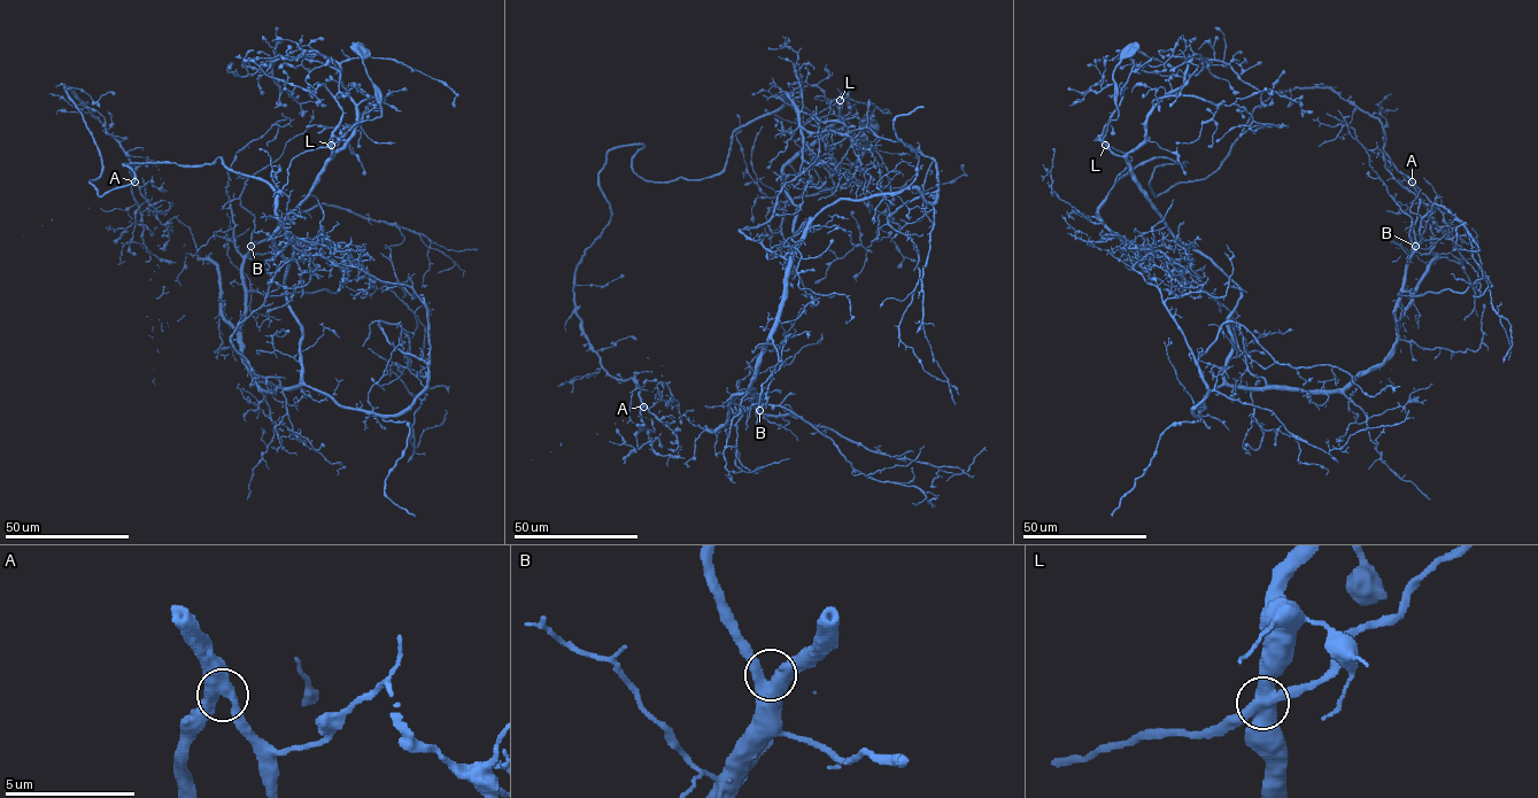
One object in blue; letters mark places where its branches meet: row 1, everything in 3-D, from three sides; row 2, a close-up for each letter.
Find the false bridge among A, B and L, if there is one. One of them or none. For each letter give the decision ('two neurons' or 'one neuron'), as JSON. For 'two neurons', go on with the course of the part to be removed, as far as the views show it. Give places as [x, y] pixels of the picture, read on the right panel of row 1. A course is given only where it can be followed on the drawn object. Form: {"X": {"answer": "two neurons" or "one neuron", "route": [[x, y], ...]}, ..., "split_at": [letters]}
{"A": {"answer": "one neuron"}, "B": {"answer": "one neuron"}, "L": {"answer": "two neurons", "route": [[1105, 145], [1131, 159], [1107, 195], [1187, 162], [1156, 196], [1273, 94], [1332, 88], [1463, 262]]}, "split_at": ["L"]}

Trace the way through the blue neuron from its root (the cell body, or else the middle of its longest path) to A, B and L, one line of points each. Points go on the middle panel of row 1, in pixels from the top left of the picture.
A: (871, 125), (890, 113), (842, 99), (801, 126), (787, 102), (701, 179), (608, 152), (574, 305), (643, 407)
B: (871, 125), (890, 113), (842, 99), (783, 169), (794, 234), (811, 226), (752, 377), (759, 410)
L: (871, 125), (875, 108), (890, 113), (848, 99), (840, 100)

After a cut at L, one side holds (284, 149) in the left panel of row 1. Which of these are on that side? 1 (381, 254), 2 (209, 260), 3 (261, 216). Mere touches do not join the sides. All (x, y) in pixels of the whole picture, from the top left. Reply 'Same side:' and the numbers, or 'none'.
Same side: 1, 2

